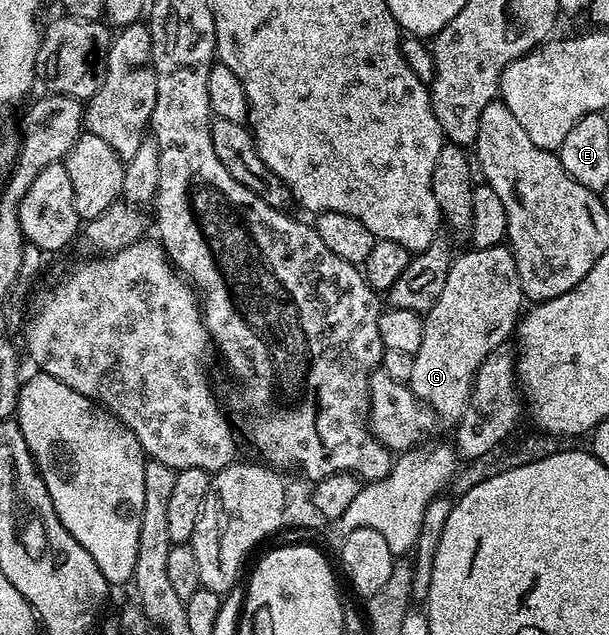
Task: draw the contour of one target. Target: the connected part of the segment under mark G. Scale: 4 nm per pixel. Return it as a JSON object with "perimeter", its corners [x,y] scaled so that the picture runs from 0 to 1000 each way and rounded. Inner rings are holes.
{"perimeter":[[[831,386],[818,389],[800,389],[790,395],[780,392],[768,392],[764,402],[750,400],[742,409],[739,417],[739,430],[732,430],[732,455],[726,455],[719,474],[713,474],[713,480],[696,496],[696,523],[693,524],[693,543],[686,543],[686,556],[678,559],[680,583],[673,586],[670,595],[670,608],[675,609],[677,617],[681,619],[683,627],[695,631],[701,641],[716,649],[718,661],[727,663],[729,660],[737,669],[747,669],[755,665],[759,650],[765,644],[765,638],[772,628],[775,608],[778,606],[778,594],[785,587],[785,581],[791,575],[791,569],[798,569],[798,562],[813,546],[826,546],[836,539],[837,529],[847,520],[847,510],[857,494],[857,485],[862,482],[864,472],[857,461],[857,449],[851,443],[851,417],[844,417],[844,405],[841,394]]]}

